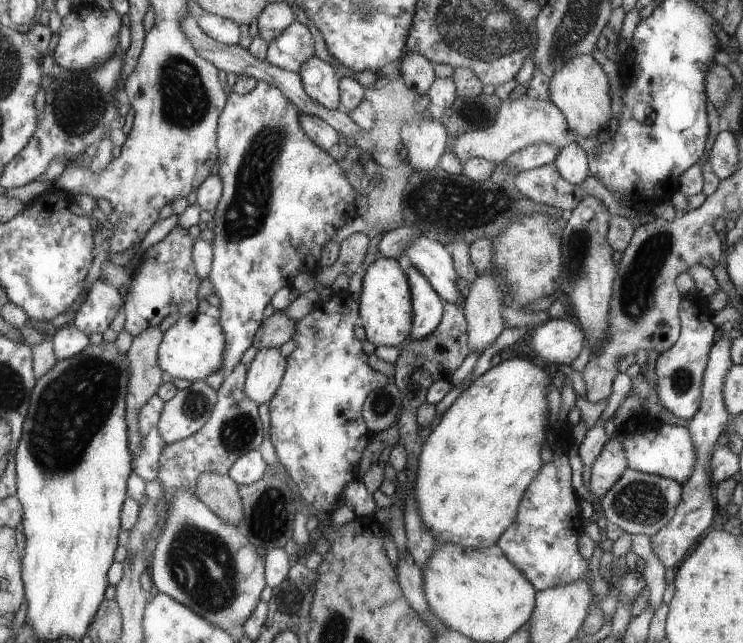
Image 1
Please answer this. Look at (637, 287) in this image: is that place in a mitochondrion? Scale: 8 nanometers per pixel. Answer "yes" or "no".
yes

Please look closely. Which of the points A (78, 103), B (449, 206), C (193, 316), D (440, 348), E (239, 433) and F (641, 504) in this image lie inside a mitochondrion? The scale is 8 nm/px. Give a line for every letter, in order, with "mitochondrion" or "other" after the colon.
A: mitochondrion
B: mitochondrion
C: other
D: other
E: mitochondrion
F: mitochondrion

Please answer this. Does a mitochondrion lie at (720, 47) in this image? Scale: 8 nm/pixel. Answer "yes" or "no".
no

